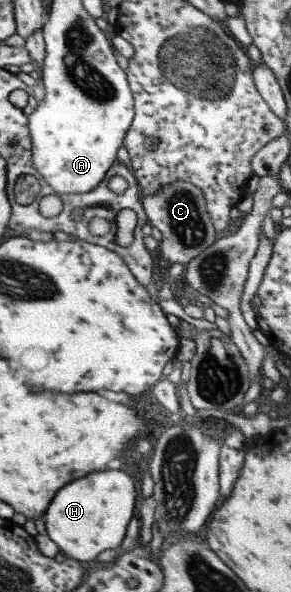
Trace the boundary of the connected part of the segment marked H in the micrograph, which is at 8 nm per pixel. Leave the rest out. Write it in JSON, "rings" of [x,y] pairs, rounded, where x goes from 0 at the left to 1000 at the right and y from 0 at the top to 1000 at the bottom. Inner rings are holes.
{"rings":[[[405,792],[330,796],[302,799],[296,806],[247,809],[192,826],[172,853],[158,856],[158,904],[230,946],[261,946],[289,954],[326,949],[344,931],[385,927],[402,936],[433,904],[433,887],[460,870],[464,836],[454,807]]]}

